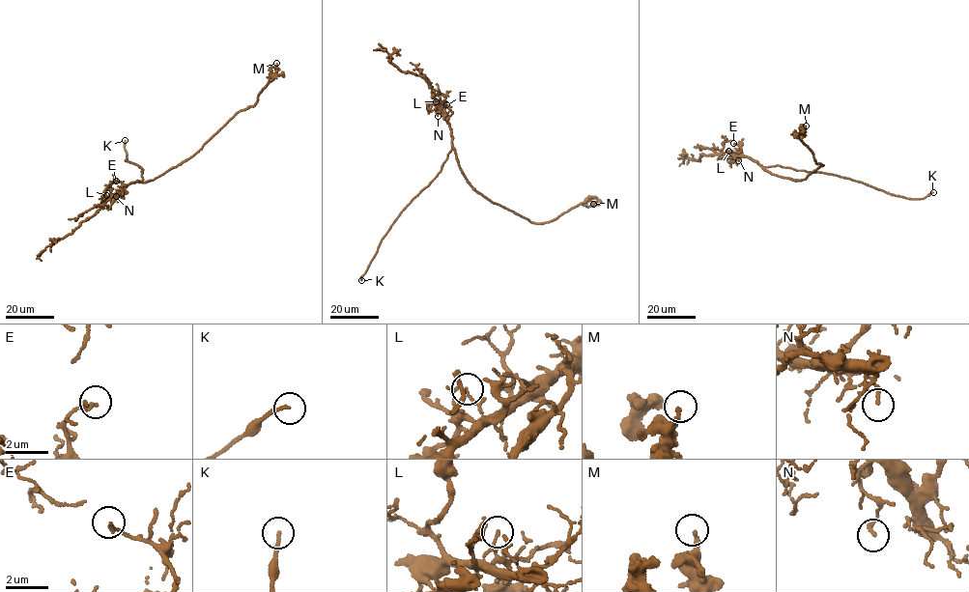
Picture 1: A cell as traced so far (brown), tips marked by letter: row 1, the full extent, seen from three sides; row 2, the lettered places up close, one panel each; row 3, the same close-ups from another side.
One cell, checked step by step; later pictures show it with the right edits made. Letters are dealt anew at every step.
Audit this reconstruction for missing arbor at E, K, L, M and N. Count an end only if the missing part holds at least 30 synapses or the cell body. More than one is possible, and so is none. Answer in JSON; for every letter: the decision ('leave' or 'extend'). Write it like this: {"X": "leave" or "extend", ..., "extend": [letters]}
{"E": "leave", "K": "extend", "L": "leave", "M": "leave", "N": "leave", "extend": ["K"]}

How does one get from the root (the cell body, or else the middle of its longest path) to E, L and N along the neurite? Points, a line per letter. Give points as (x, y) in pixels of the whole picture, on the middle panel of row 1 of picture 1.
E: (458, 161), (443, 108), (446, 104)
L: (458, 161), (449, 123), (436, 101)
N: (458, 161), (449, 123), (438, 107), (438, 116)

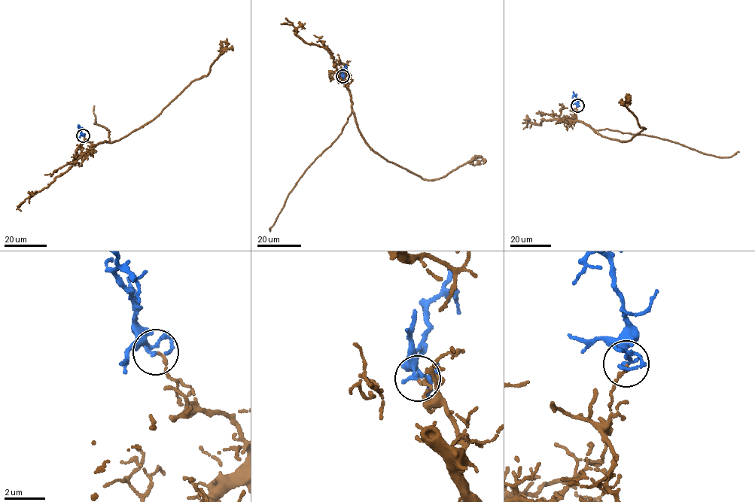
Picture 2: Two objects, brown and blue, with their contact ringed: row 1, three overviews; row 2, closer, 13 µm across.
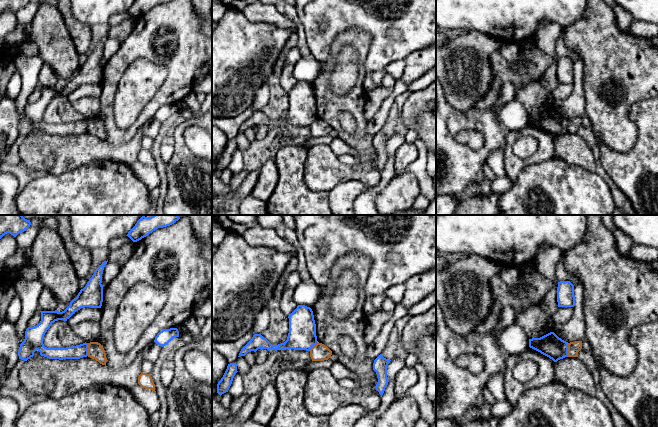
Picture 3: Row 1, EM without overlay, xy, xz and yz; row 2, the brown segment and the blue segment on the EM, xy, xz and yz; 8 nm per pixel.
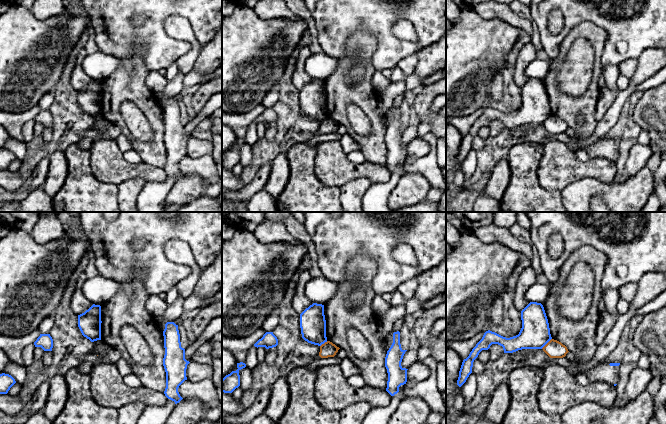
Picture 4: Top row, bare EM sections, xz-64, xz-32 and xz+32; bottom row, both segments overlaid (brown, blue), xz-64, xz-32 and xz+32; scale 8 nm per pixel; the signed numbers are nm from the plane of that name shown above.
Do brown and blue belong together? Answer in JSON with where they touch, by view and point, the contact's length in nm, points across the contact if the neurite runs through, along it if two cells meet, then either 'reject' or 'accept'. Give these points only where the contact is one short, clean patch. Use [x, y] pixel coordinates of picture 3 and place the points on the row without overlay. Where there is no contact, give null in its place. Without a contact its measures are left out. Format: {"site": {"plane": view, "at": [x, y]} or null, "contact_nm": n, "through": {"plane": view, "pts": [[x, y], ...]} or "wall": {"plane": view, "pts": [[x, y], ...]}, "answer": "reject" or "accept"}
{"site": {"plane": "yz", "at": [568, 126]}, "contact_nm": 110, "wall": {"plane": "yz", "pts": [[567, 119], [568, 132]]}, "answer": "reject"}

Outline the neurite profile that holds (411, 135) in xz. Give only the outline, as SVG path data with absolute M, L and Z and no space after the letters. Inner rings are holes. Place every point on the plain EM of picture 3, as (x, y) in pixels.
M408 129L405 134L405 143L415 144L415 141L418 138L418 133L418 129Z

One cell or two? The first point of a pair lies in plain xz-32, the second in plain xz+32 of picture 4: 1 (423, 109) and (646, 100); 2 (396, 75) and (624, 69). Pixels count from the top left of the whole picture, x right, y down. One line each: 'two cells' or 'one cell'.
1: one cell
2: two cells

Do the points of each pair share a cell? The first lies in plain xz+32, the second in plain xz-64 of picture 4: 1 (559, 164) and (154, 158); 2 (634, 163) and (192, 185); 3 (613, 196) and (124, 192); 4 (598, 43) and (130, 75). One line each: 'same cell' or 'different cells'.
1: different cells
2: different cells
3: same cell
4: same cell

